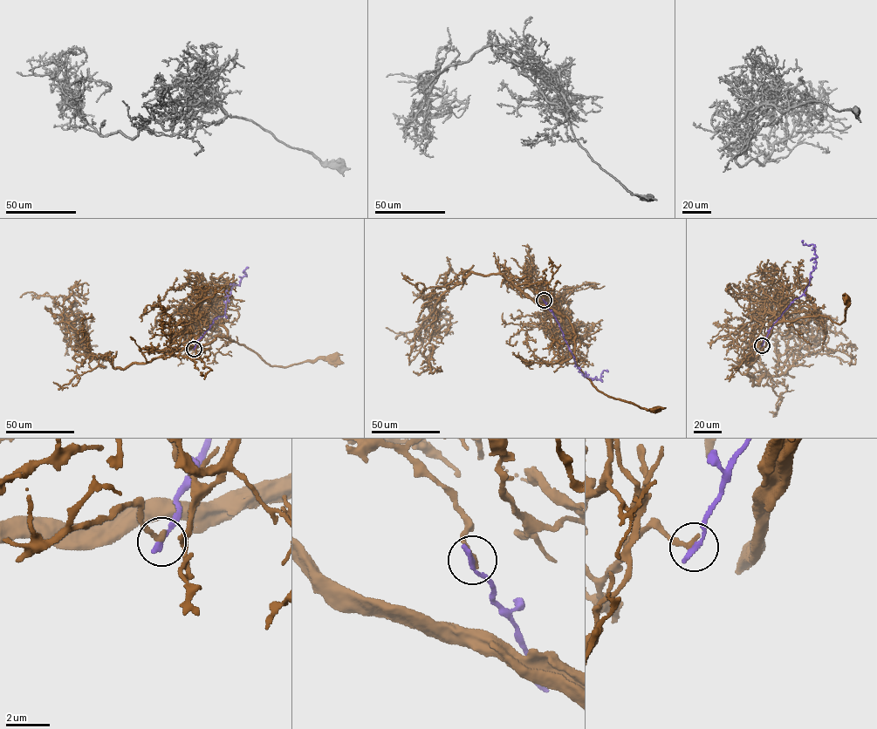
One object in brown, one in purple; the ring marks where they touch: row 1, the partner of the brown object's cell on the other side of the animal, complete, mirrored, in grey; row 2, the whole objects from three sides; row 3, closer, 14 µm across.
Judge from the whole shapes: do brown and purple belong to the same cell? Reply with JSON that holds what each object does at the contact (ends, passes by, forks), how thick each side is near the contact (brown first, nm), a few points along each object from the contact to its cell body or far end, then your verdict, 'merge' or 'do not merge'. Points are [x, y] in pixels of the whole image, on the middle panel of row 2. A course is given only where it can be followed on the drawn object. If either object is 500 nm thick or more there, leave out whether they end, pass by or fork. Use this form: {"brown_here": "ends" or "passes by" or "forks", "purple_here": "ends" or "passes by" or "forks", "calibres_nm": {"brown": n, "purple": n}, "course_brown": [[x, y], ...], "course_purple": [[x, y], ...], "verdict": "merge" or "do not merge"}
{"brown_here": "ends", "purple_here": "ends", "calibres_nm": {"brown": 220, "purple": 260}, "course_brown": [[543, 300], [543, 291], [558, 306], [565, 328], [575, 331], [577, 364], [595, 388], [654, 410]], "course_purple": [[543, 300], [559, 324], [582, 375], [601, 381], [601, 372], [608, 371]], "verdict": "do not merge"}

